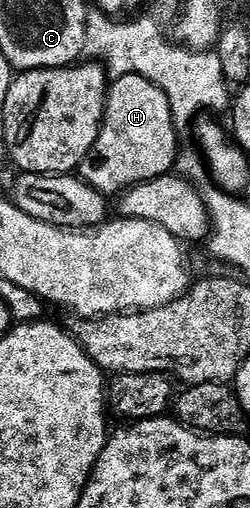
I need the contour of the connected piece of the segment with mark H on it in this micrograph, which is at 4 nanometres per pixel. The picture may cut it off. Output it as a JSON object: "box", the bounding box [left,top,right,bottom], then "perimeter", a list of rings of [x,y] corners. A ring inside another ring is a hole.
{"box":[76,74,180,198],"perimeter":[[[136,74],[119,76],[109,85],[106,93],[106,113],[102,119],[100,134],[92,150],[82,159],[82,164],[76,170],[77,175],[103,196],[117,198],[138,184],[171,175],[175,171],[180,155],[178,136],[180,129],[174,124],[168,94],[164,94],[164,90],[160,90],[160,86],[156,86],[148,78],[140,78]]]}

